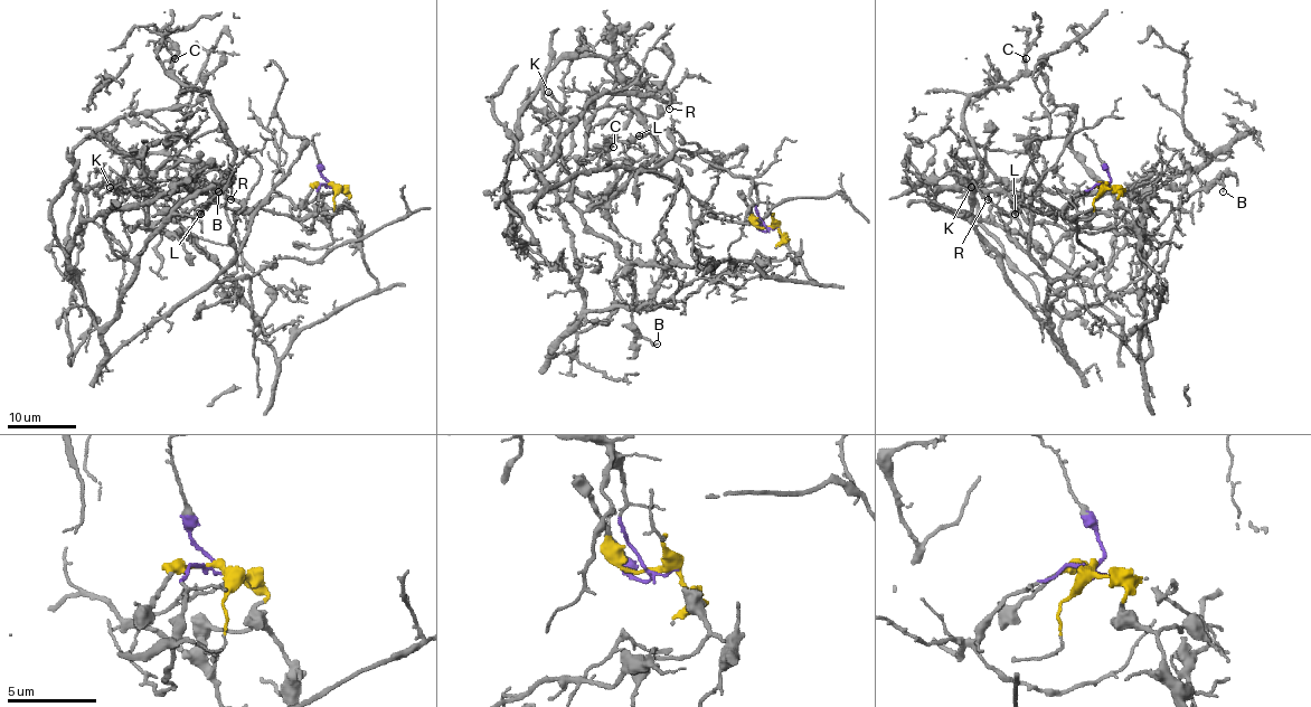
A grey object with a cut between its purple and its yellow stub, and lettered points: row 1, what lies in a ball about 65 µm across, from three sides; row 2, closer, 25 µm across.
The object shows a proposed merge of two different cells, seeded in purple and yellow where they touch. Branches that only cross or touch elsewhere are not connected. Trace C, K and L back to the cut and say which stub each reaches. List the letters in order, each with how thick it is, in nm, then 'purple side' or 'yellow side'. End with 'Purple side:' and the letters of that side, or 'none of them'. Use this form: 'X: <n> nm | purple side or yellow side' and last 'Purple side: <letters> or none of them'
C: 100 nm | purple side
K: 110 nm | yellow side
L: 130 nm | purple side
Purple side: C, L

